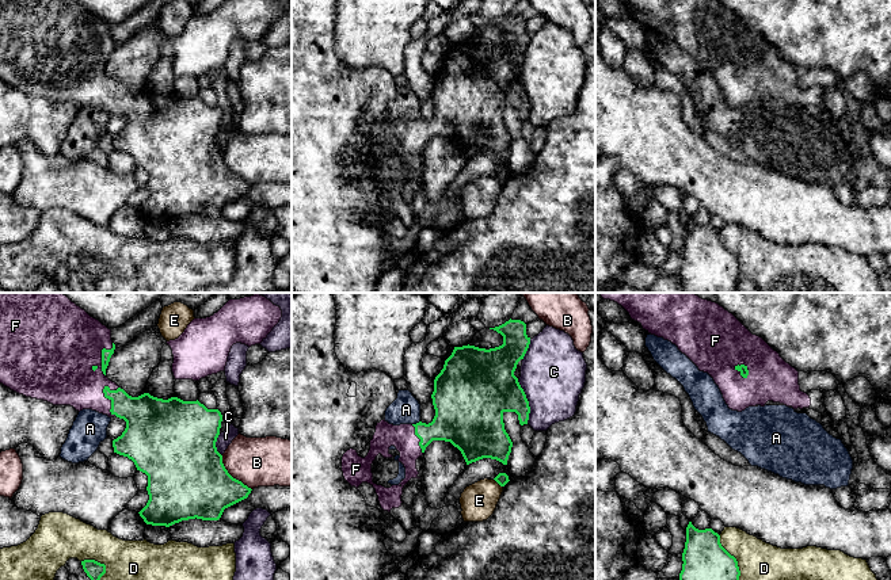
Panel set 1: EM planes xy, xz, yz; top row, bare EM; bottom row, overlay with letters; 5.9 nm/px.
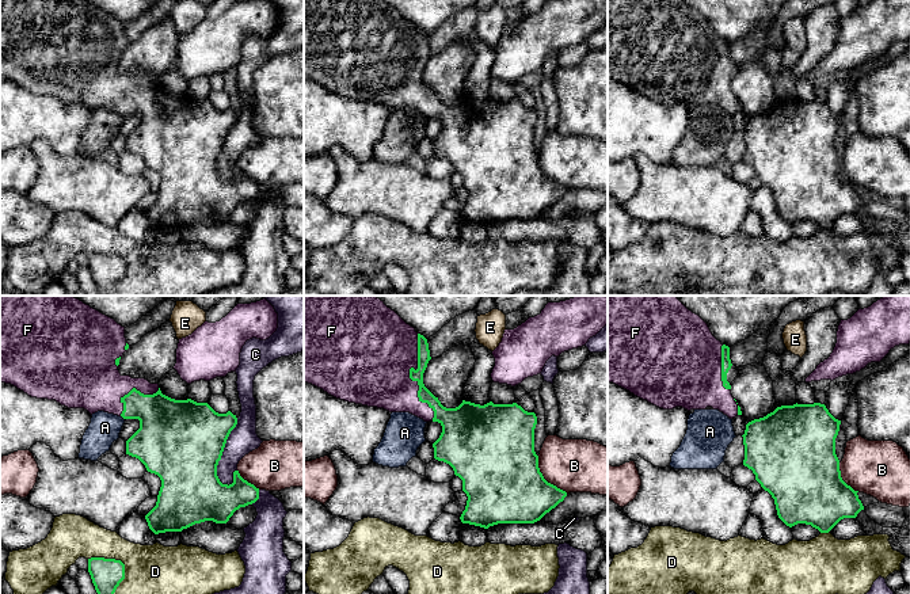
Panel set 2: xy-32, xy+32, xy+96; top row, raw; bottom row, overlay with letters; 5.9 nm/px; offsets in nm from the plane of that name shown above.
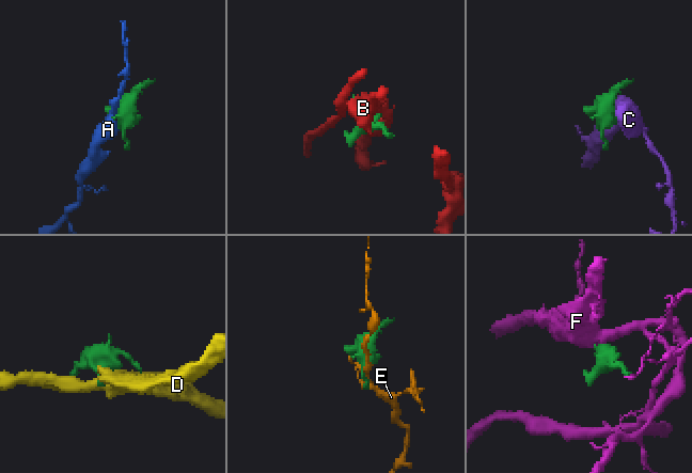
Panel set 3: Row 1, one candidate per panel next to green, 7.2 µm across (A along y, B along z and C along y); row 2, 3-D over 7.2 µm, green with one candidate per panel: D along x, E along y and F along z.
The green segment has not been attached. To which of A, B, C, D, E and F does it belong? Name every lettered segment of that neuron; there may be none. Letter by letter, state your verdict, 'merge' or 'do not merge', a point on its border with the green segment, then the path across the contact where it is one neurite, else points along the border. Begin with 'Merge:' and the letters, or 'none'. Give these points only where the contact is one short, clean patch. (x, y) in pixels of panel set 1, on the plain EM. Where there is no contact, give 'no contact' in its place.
Merge: F
A: do not merge | xz (417, 119) | along xz (419, 117), (412, 121)
B: do not merge | xy (231, 172)
C: do not merge | xz (528, 98)
D: do not merge | yz (737, 260)
E: do not merge | xz (498, 179)
F: merge | xy (111, 98)

